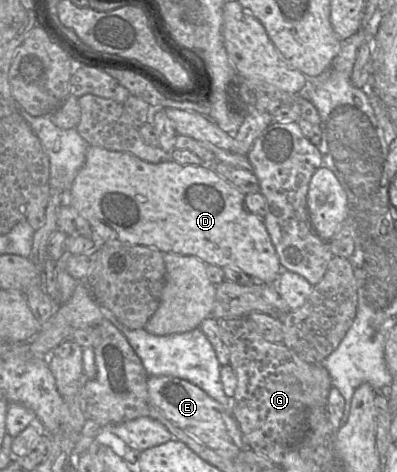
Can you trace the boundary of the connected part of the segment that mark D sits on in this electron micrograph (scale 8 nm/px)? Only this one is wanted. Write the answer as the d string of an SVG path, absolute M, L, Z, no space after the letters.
M89 145L86 152L84 165L77 173L68 192L63 192L63 204L74 207L78 213L91 225L93 232L102 242L121 242L158 249L162 253L174 253L184 256L194 256L206 265L215 265L220 268L229 267L240 270L256 281L272 284L280 275L282 270L279 258L271 242L263 220L251 213L244 207L244 194L221 178L211 166L180 165L173 161L159 164L151 164L141 160L130 152L109 151L97 146Z

